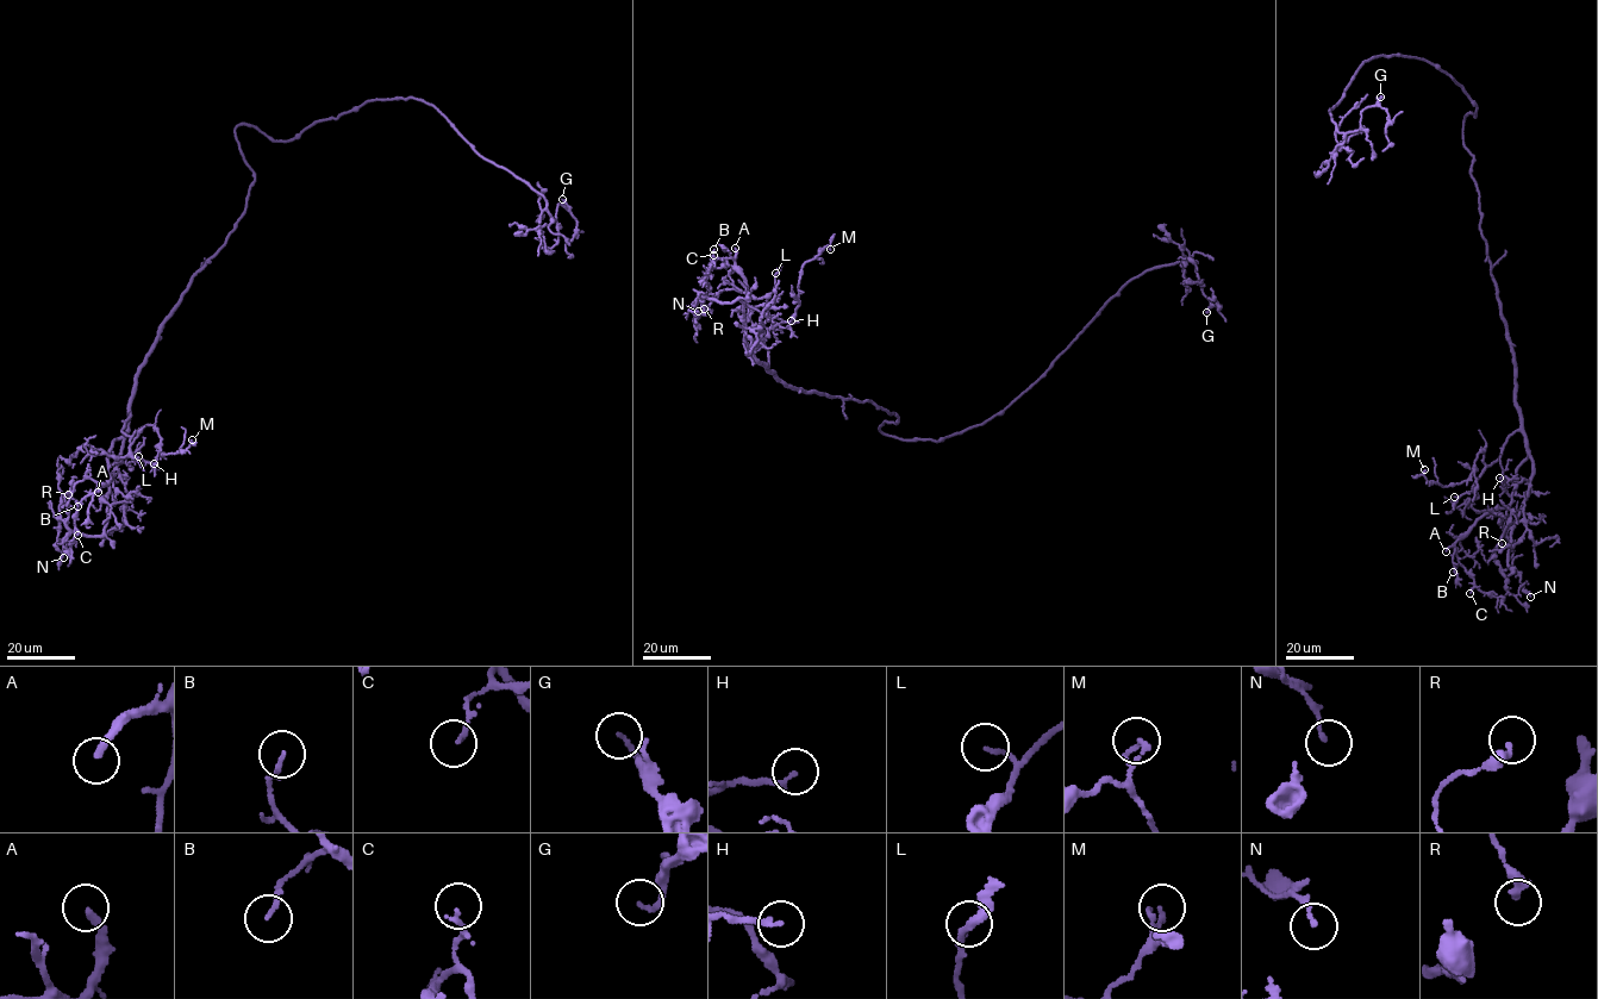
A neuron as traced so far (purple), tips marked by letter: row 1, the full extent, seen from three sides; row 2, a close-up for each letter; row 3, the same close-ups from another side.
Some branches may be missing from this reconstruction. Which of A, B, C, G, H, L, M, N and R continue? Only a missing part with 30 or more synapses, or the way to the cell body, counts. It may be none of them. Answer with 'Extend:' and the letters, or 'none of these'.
Extend: A

